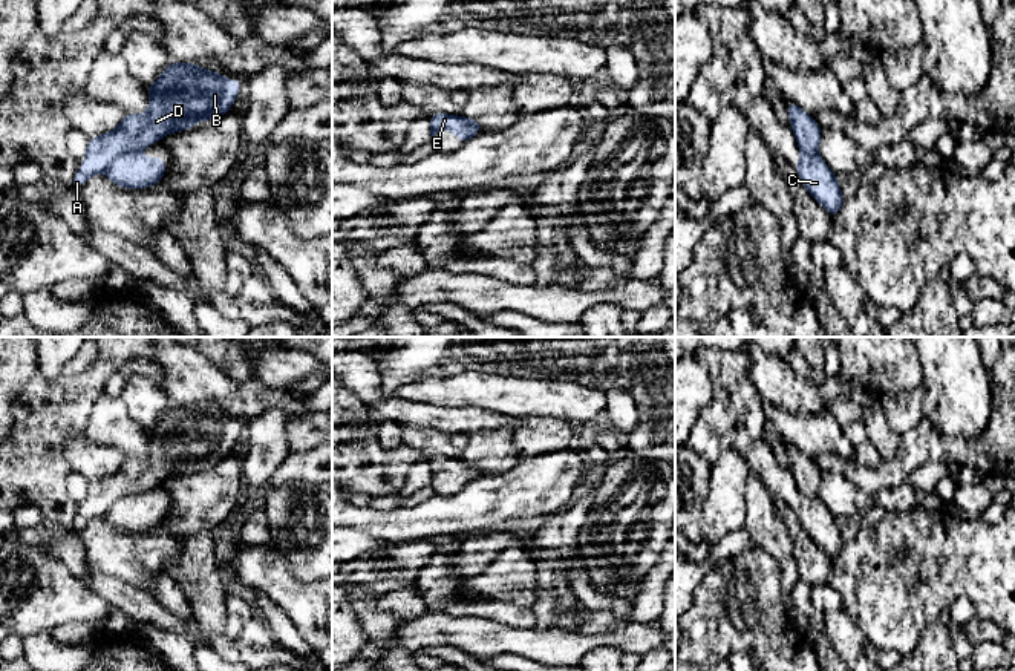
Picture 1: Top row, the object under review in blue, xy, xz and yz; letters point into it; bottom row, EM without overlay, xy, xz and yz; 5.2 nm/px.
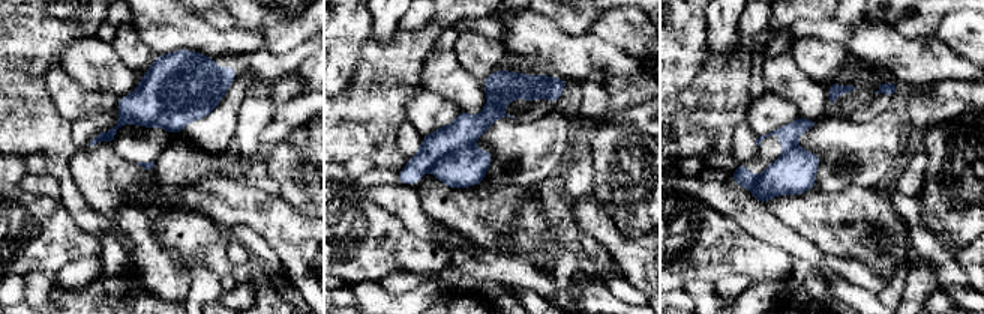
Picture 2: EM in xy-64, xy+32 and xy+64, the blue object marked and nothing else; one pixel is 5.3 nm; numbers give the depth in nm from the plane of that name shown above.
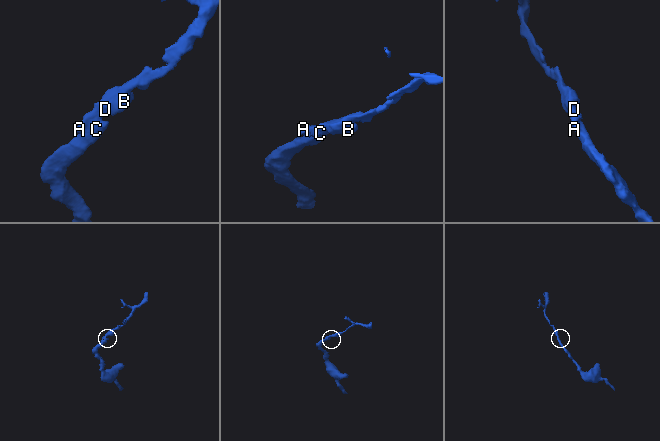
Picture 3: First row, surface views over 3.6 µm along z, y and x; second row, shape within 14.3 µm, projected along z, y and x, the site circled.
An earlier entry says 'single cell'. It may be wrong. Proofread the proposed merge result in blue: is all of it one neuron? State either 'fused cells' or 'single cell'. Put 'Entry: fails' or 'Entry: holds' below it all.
fused cells
Entry: fails

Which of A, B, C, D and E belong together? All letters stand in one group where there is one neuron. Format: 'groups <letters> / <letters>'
groups A B D E / C

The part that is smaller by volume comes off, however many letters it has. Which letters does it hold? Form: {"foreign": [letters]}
{"foreign": ["A", "B", "D", "E"]}

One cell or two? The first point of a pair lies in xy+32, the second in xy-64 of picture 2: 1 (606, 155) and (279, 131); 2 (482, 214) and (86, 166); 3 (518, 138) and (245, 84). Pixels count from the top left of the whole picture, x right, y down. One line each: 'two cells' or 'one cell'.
1: two cells
2: one cell
3: one cell

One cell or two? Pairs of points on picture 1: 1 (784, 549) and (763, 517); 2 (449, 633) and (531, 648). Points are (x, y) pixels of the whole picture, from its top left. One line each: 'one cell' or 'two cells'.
1: one cell
2: one cell

